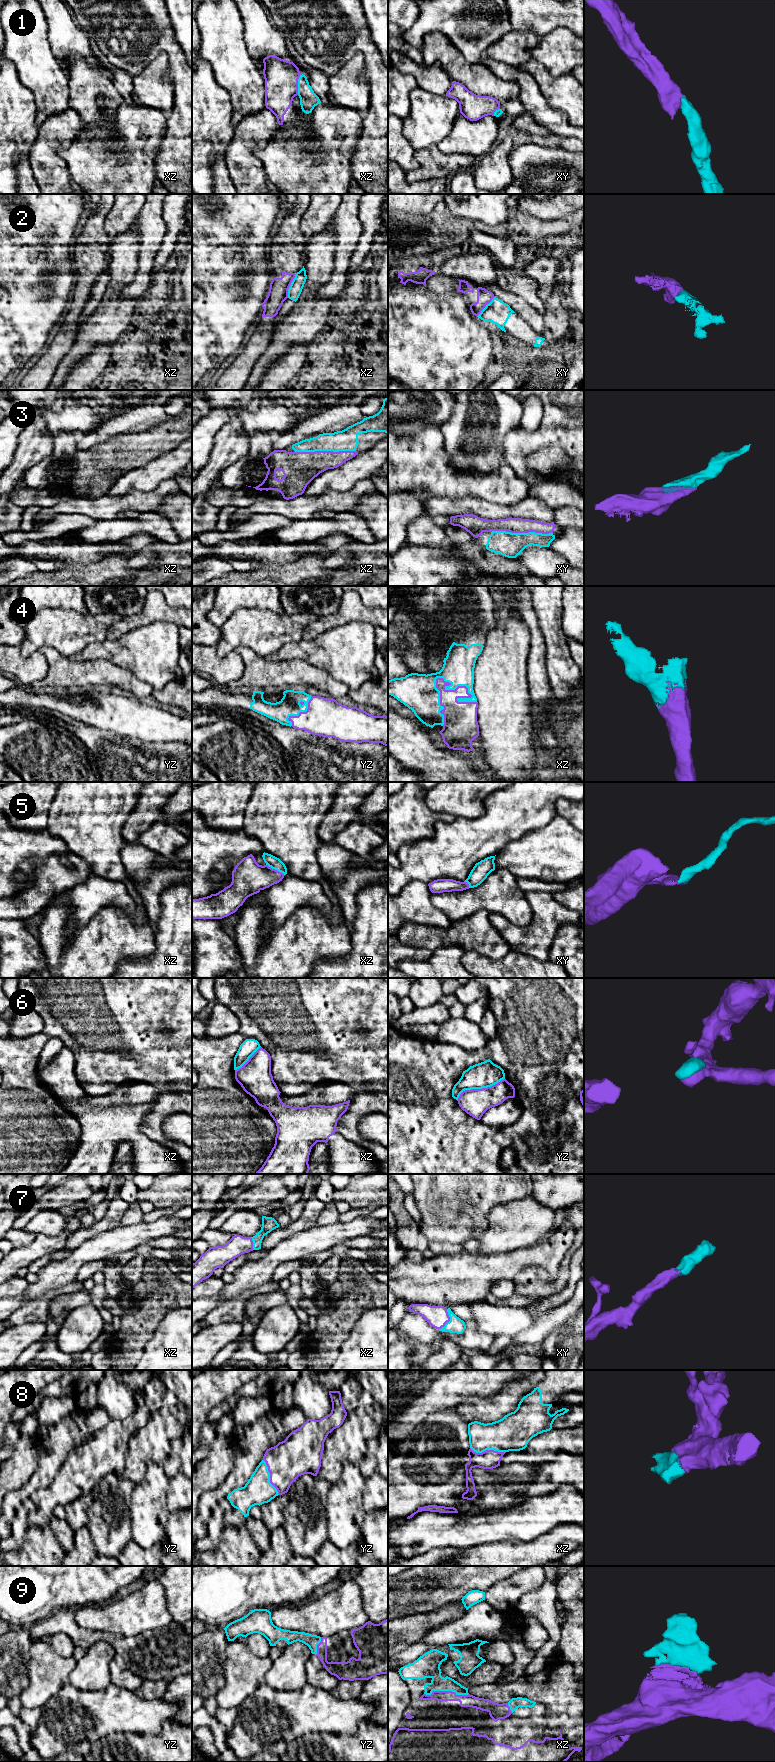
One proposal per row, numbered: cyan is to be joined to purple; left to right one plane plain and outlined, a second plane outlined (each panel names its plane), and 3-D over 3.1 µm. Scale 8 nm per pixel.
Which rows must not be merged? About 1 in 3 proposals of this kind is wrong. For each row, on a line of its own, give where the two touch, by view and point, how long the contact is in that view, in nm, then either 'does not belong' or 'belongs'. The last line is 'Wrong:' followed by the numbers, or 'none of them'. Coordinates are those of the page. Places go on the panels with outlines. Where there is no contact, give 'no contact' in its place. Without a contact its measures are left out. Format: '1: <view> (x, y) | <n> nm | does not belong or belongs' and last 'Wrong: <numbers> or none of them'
1: xz (297, 84) | 170 nm | belongs
2: xz (290, 284) | 220 nm | does not belong
3: xy (522, 532) | 500 nm | belongs
4: xz (440, 701) | 400 nm | belongs
5: xz (274, 869) | 180 nm | belongs
6: yz (479, 1089) | 420 nm | belongs
7: xy (448, 1321) | 190 nm | belongs
8: xz (488, 1450) | 300 nm | belongs
9: xz (446, 1691) | 360 nm | belongs
Wrong: 2

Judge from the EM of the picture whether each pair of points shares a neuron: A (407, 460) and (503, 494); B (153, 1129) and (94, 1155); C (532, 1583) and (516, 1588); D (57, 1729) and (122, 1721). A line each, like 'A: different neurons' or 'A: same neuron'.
A: same neuron
B: different neurons
C: same neuron
D: same neuron

